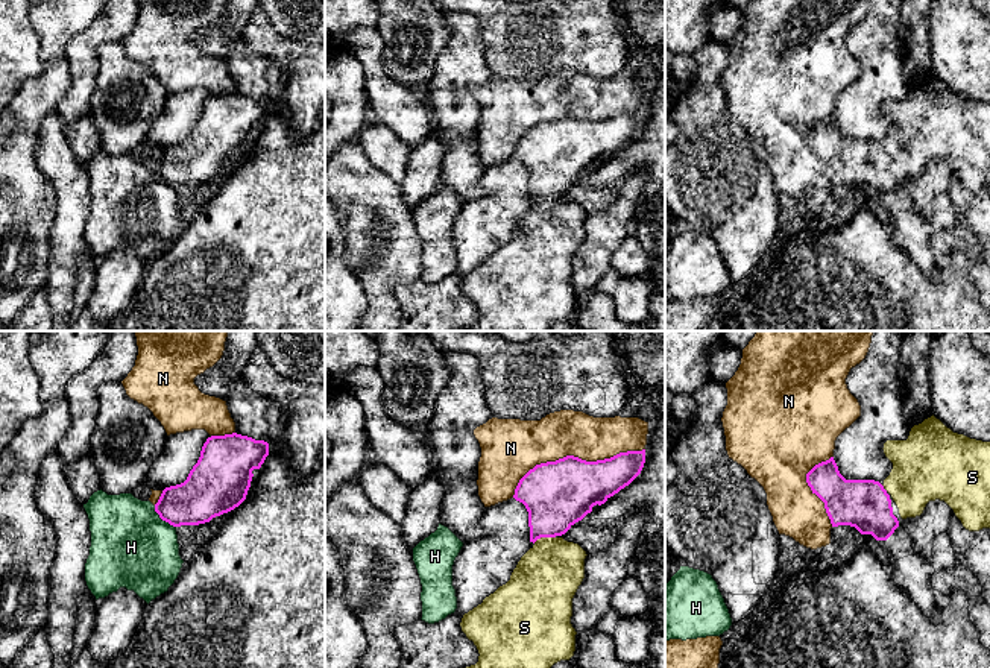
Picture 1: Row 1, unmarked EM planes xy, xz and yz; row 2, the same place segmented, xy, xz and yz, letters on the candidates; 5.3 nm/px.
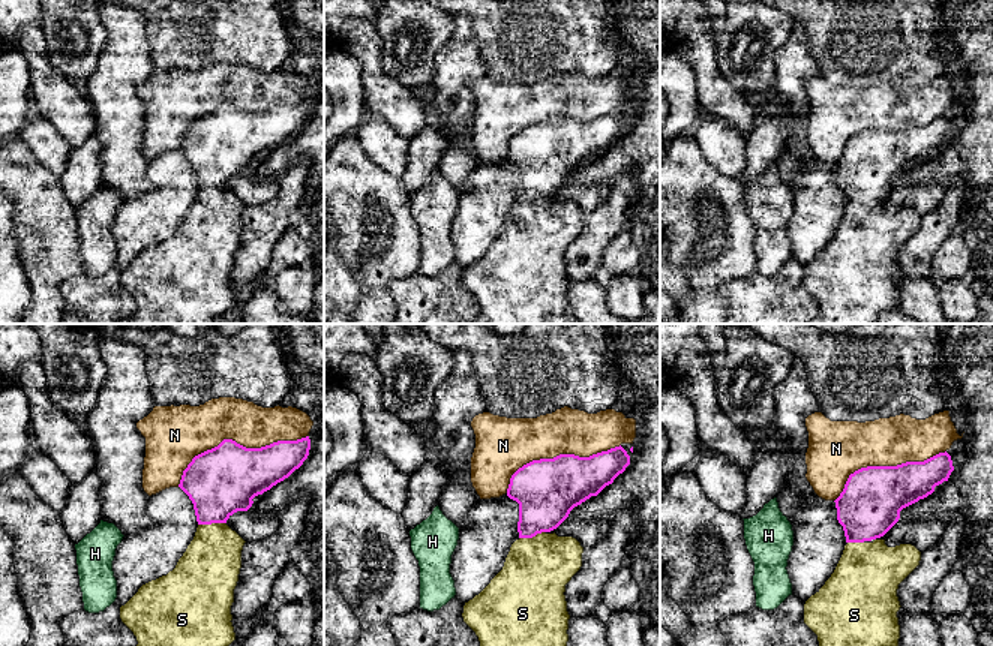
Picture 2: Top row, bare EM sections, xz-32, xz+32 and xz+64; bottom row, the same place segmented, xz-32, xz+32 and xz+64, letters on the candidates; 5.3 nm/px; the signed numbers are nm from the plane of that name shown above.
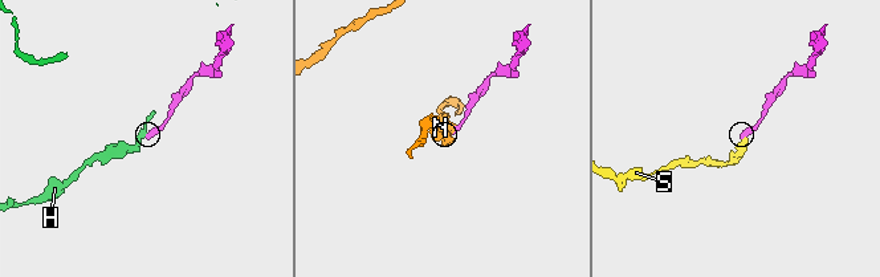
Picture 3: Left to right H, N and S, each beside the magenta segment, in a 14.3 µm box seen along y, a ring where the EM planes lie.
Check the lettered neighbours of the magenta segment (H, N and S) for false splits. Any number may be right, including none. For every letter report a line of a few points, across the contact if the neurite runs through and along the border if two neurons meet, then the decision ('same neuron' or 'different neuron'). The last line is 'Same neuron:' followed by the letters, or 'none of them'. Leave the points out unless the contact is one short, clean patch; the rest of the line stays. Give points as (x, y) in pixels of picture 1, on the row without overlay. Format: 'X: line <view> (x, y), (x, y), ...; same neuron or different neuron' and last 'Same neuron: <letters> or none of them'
H: line xy (154, 166), (154, 170), (175, 187); different neuron
N: different neuron
S: line xz (558, 154), (544, 185), (544, 196), (547, 205), (547, 237); same neuron
Same neuron: S

